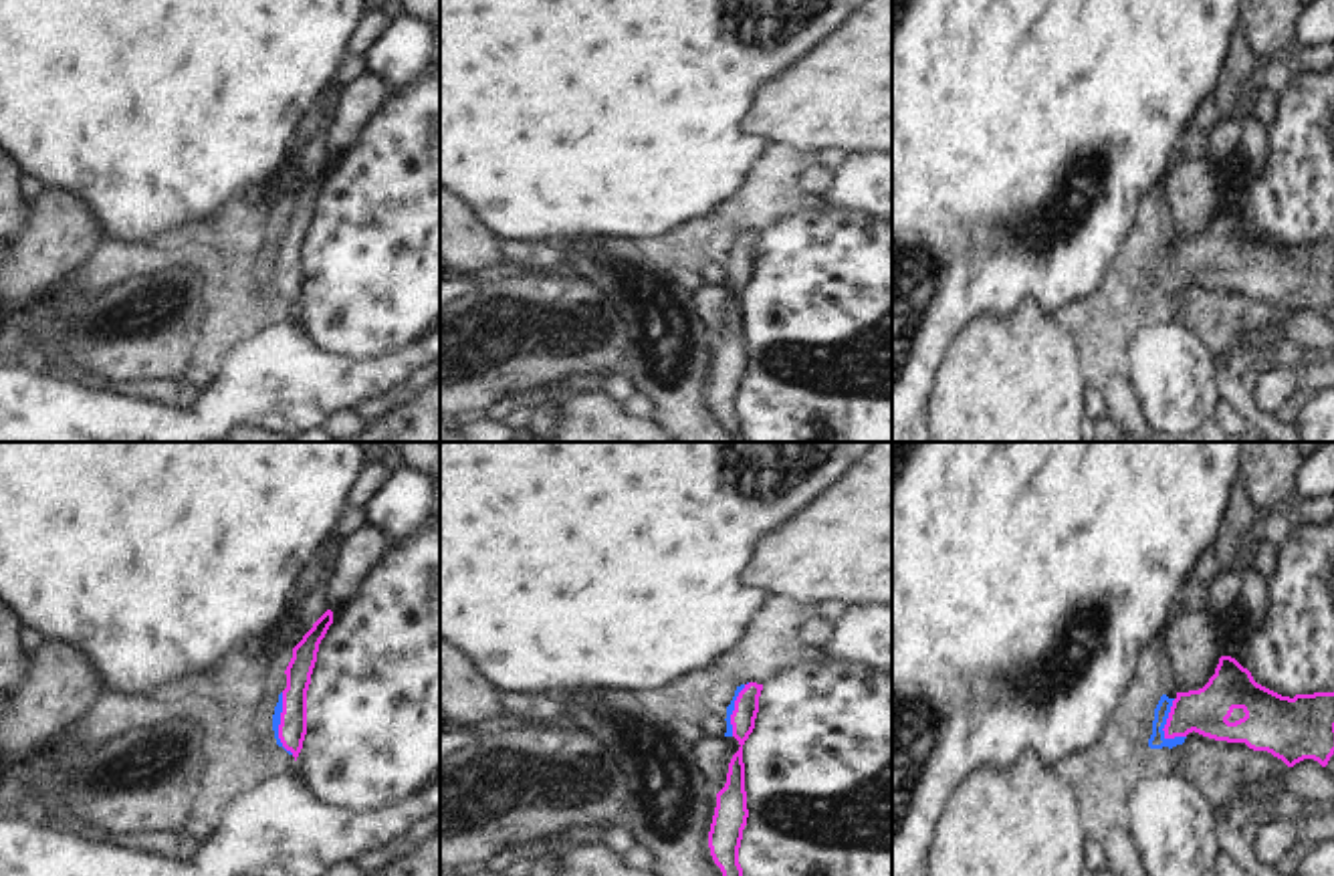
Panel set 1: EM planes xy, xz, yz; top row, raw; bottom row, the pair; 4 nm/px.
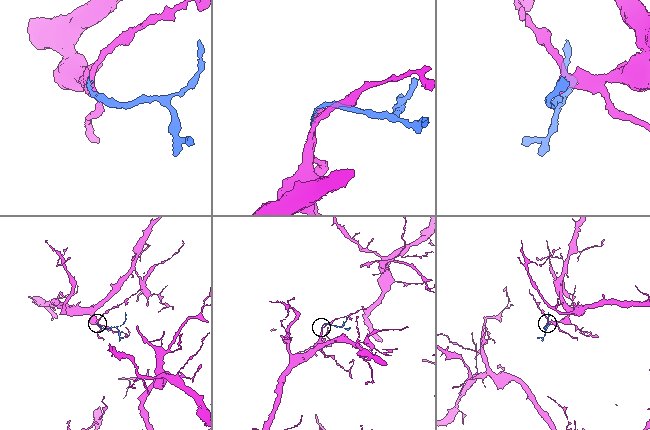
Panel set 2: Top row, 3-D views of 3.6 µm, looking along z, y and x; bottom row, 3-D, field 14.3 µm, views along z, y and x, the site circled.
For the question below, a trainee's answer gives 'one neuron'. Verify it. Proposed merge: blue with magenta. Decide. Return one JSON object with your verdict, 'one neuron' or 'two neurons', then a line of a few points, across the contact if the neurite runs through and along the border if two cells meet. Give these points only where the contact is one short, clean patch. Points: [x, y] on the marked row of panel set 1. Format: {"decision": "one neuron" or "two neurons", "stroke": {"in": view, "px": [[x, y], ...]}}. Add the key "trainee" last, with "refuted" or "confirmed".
{"decision": "one neuron", "stroke": {"in": "xy", "px": [[279, 705], [279, 723], [293, 719]]}, "trainee": "confirmed"}

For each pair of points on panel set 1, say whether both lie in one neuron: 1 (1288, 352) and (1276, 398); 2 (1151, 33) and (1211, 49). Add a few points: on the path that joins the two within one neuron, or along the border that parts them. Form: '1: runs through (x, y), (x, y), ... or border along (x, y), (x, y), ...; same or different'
1: border along (1308, 352), (1296, 362), (1268, 364); different
2: runs through (1165, 47), (1197, 49); same

